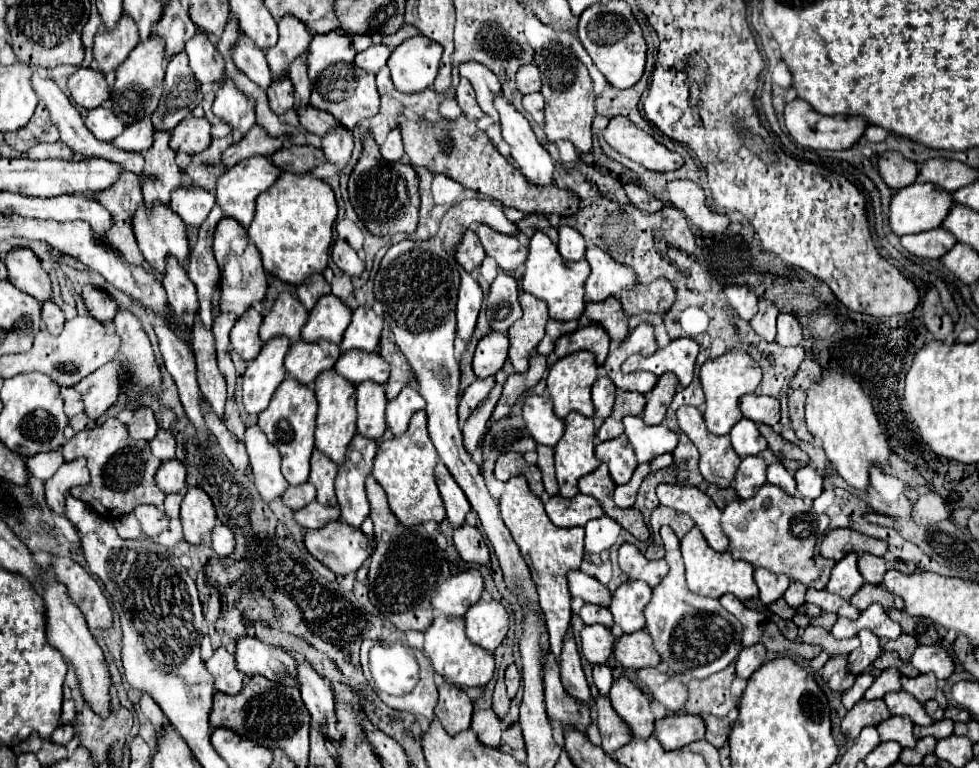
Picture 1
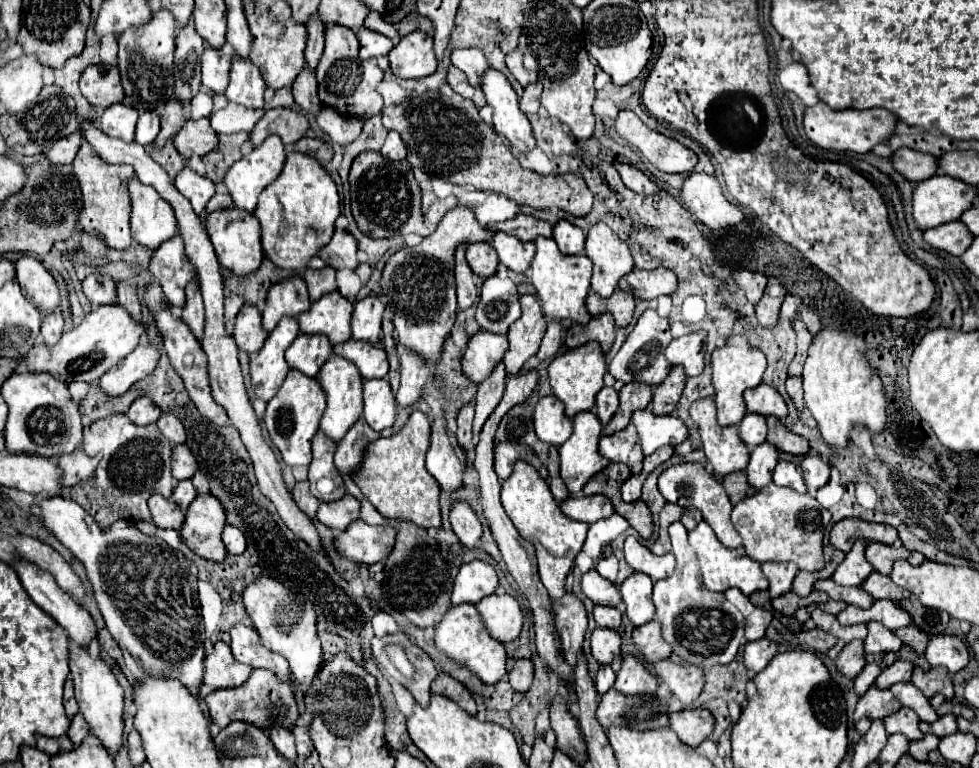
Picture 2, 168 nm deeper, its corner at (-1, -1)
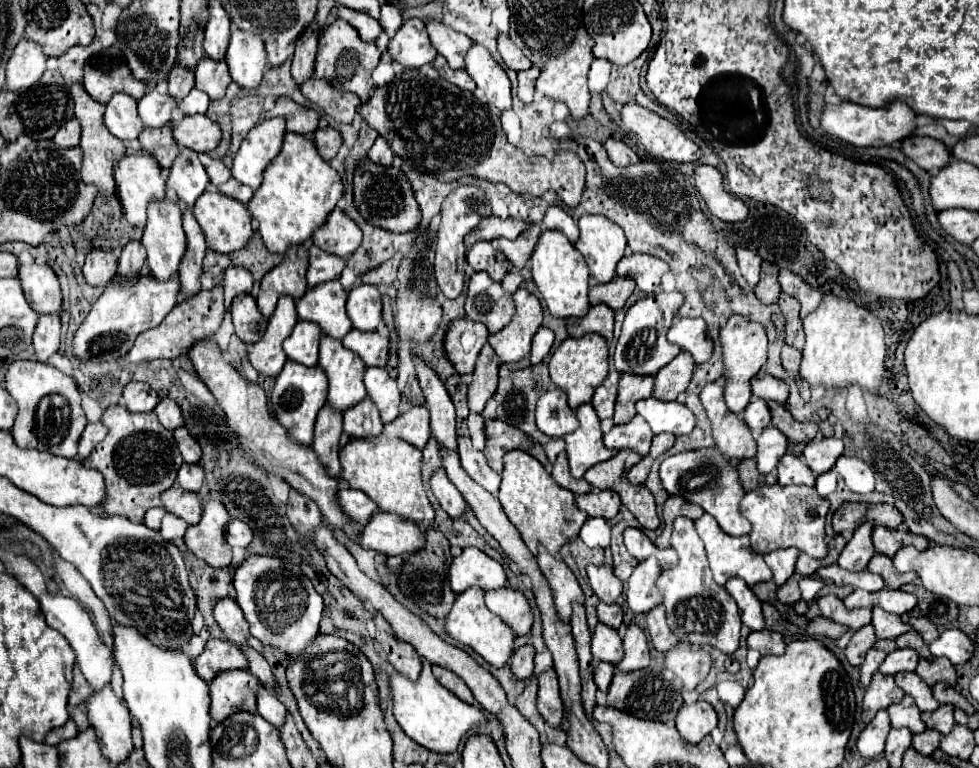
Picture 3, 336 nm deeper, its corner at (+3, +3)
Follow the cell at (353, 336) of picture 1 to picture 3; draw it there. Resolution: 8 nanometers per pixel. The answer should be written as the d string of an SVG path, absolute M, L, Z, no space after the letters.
M362 284L348 294L348 318L362 332L374 332L382 320L382 302L376 286Z

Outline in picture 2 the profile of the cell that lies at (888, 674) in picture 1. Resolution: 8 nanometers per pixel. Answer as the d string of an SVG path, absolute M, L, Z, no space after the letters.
M896 660L892 666L888 666L880 672L880 676L876 678L876 686L890 688L896 682L910 682L912 670L914 670L914 664L910 664L906 660Z

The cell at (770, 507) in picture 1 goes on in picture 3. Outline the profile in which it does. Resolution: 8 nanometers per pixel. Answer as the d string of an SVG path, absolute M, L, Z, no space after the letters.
M760 486L748 494L744 494L740 502L740 514L752 524L750 544L758 554L766 554L778 548L798 548L812 558L824 558L828 554L828 542L824 534L824 520L828 514L830 502L818 496L816 488L808 486Z

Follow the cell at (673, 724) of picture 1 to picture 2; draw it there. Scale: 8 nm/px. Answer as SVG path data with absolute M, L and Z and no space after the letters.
M686 708L670 714L670 728L688 746L700 746L714 730L714 716L706 708Z

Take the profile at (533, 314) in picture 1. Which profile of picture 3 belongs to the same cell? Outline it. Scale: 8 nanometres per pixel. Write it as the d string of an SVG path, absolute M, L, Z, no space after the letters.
M520 288L514 292L514 304L516 314L512 322L488 338L488 344L504 364L526 358L530 354L532 336L542 326L542 306L534 294Z

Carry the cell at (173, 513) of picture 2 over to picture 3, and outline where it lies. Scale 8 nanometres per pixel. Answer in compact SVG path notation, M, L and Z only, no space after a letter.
M168 488L160 494L162 508L188 524L198 522L200 518L200 496L198 494L186 494L182 488Z

